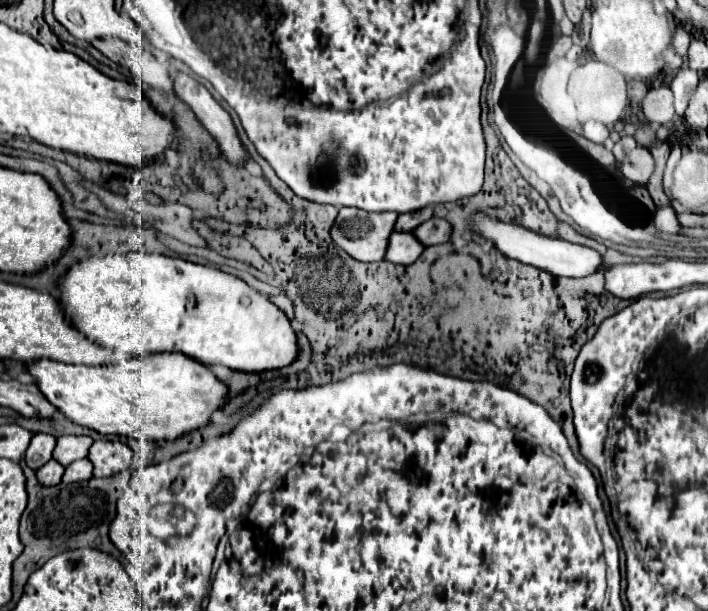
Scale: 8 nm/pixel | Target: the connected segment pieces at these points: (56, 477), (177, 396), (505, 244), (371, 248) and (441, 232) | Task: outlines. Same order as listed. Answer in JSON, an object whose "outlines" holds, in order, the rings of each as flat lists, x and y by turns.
{"outlines":[[[50,460,36,470,36,478,42,486,56,486,62,480,62,474,64,474,64,466,58,464,56,460]],[[180,352,148,354,108,366,72,366,54,360,28,364,38,388,74,424,92,428,104,436,126,436,160,442,178,440,210,424,212,414,226,404,228,388,214,372]],[[476,214,472,216,472,228,482,234,486,240,494,242,496,248,508,256,508,258,514,258,514,260,520,260,524,264,532,264,540,270,546,270,550,272,552,276,566,276,566,278,584,278,584,276,590,276,594,272,600,270,600,266,604,264,602,256,592,250,592,248,586,248,586,246,578,246,578,244,572,244,572,242,566,242,566,240,560,240,560,238,546,238,546,236,540,236,536,232,530,232,526,228,520,228,520,226,514,226,514,224,506,224,506,222,500,222,500,220,492,220,484,214]],[[340,208,340,214,332,226,334,242,344,248,352,258,360,262,376,262,384,260,388,238,394,232,398,212,366,212,360,208]],[[430,218,428,222,420,224,414,230,414,236,424,244,424,246,432,246,432,244,444,244,450,240,452,234,452,224,448,220,442,218]]]}

